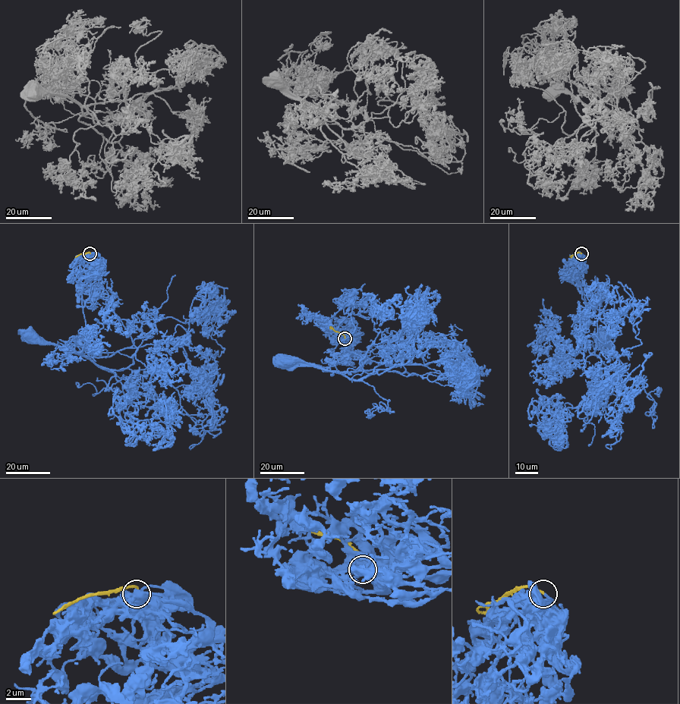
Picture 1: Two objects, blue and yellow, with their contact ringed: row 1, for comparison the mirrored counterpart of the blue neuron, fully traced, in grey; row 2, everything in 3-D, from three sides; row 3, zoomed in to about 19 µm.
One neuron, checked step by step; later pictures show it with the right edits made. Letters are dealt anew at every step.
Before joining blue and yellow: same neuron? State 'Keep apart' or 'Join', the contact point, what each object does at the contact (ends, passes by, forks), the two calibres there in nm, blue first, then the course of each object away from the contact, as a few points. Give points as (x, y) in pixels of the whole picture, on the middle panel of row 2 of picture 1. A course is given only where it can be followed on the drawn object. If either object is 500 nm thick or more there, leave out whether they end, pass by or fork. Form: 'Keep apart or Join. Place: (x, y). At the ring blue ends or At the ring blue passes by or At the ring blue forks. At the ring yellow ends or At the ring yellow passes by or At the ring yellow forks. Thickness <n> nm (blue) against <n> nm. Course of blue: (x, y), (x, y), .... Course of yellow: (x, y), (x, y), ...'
Join. Place: (344, 338). At the ring blue ends. At the ring yellow ends. Thickness 190 nm (blue) against 170 nm. Course of blue: (344, 338), (355, 331), (338, 343), (360, 356), (359, 369), (332, 372), (284, 359). Course of yellow: (344, 338), (329, 326)

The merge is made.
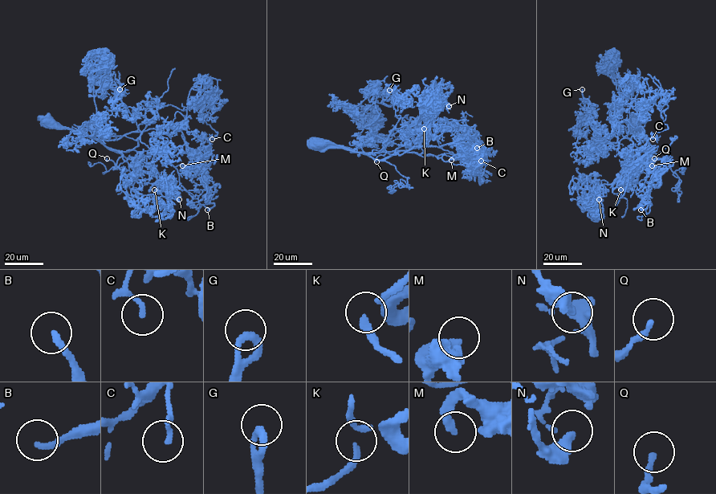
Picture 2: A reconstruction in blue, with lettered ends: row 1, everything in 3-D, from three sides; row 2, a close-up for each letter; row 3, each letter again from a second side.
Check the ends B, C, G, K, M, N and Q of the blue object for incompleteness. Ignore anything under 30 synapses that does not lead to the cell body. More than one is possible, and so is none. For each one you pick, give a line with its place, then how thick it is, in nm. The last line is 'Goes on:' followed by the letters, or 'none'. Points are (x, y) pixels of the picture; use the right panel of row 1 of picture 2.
B: (640, 210) | 200 nm
M: (652, 165) | 280 nm
Q: (654, 158) | 200 nm
Goes on: B, M, Q

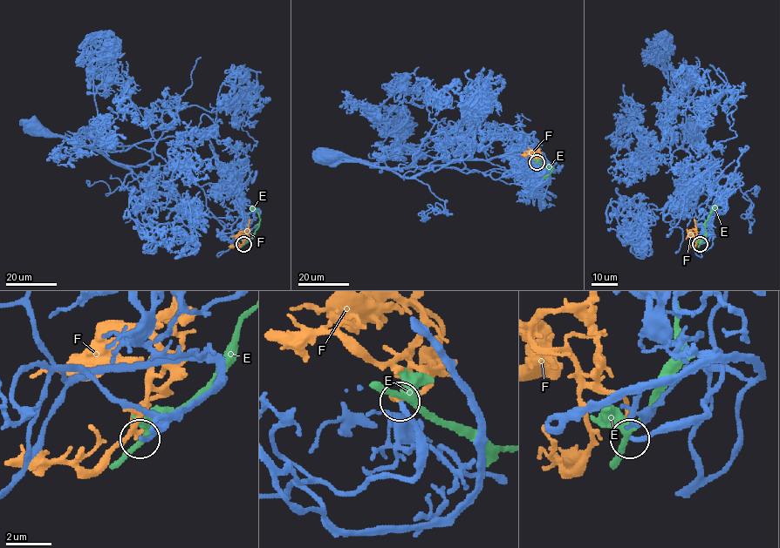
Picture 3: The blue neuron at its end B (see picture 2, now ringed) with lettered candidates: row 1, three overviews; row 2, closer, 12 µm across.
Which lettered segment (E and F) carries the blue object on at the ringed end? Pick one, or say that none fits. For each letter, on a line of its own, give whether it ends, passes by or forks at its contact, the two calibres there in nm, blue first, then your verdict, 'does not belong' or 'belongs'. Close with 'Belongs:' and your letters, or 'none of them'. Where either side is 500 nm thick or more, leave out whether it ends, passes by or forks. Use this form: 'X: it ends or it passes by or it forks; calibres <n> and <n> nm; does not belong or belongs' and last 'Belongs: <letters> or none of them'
E: it forks; calibres 200 and 320 nm; does not belong
F: it ends; calibres 220 and 180 nm; belongs
Belongs: F

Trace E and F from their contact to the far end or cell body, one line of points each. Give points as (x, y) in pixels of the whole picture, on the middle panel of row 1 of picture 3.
E: (537, 161), (552, 168), (543, 178)
F: (537, 162), (539, 159), (538, 152), (524, 152)

